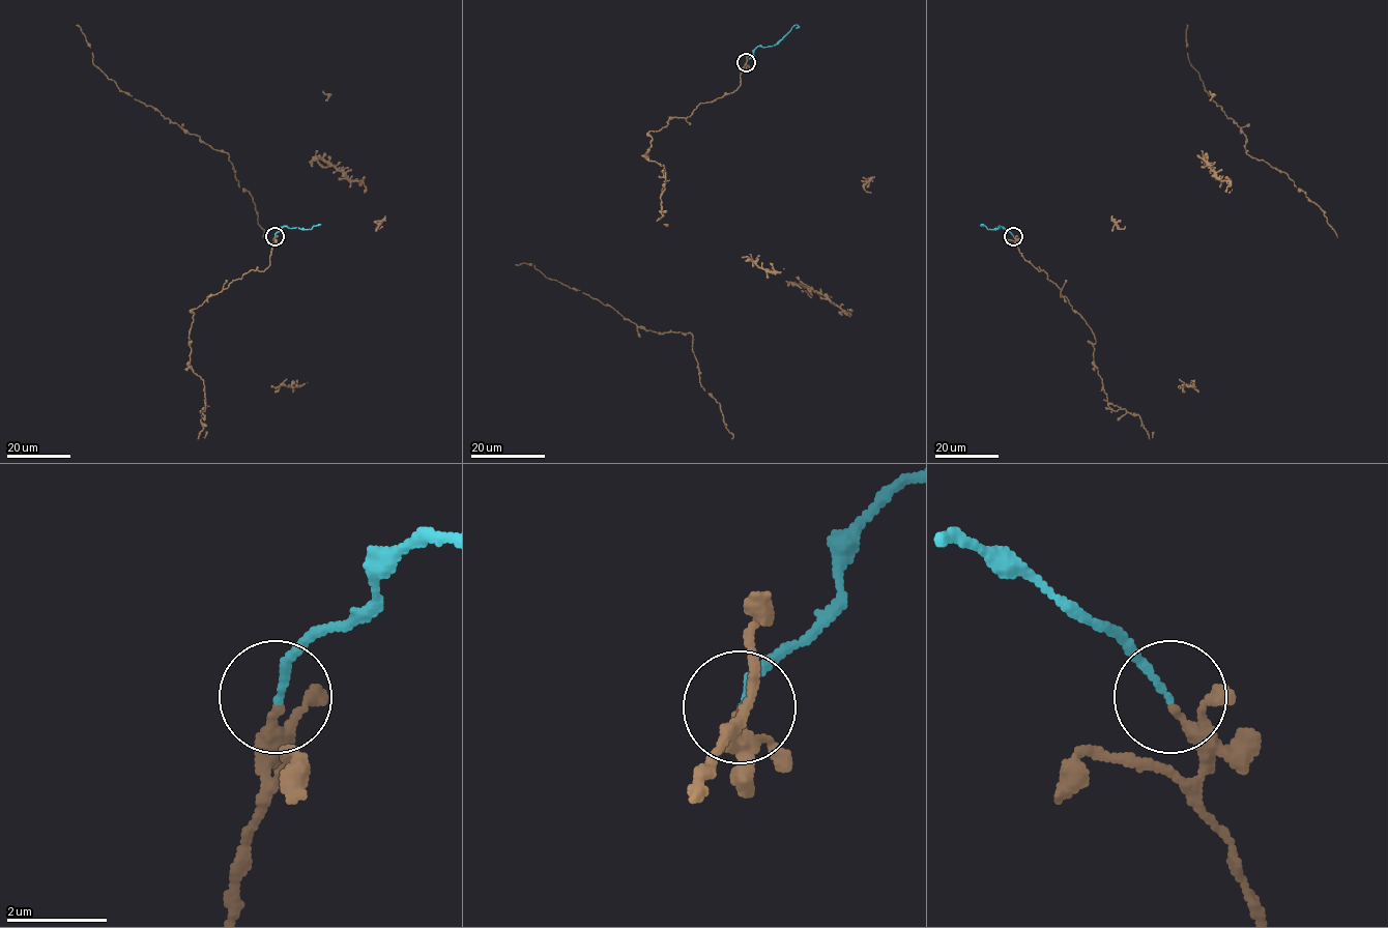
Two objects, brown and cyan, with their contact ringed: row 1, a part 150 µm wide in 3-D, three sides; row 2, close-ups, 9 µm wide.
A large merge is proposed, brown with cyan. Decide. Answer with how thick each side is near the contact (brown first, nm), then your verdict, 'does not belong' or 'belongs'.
190 nm thick on the brown side, 130 nm on the other; belongs

